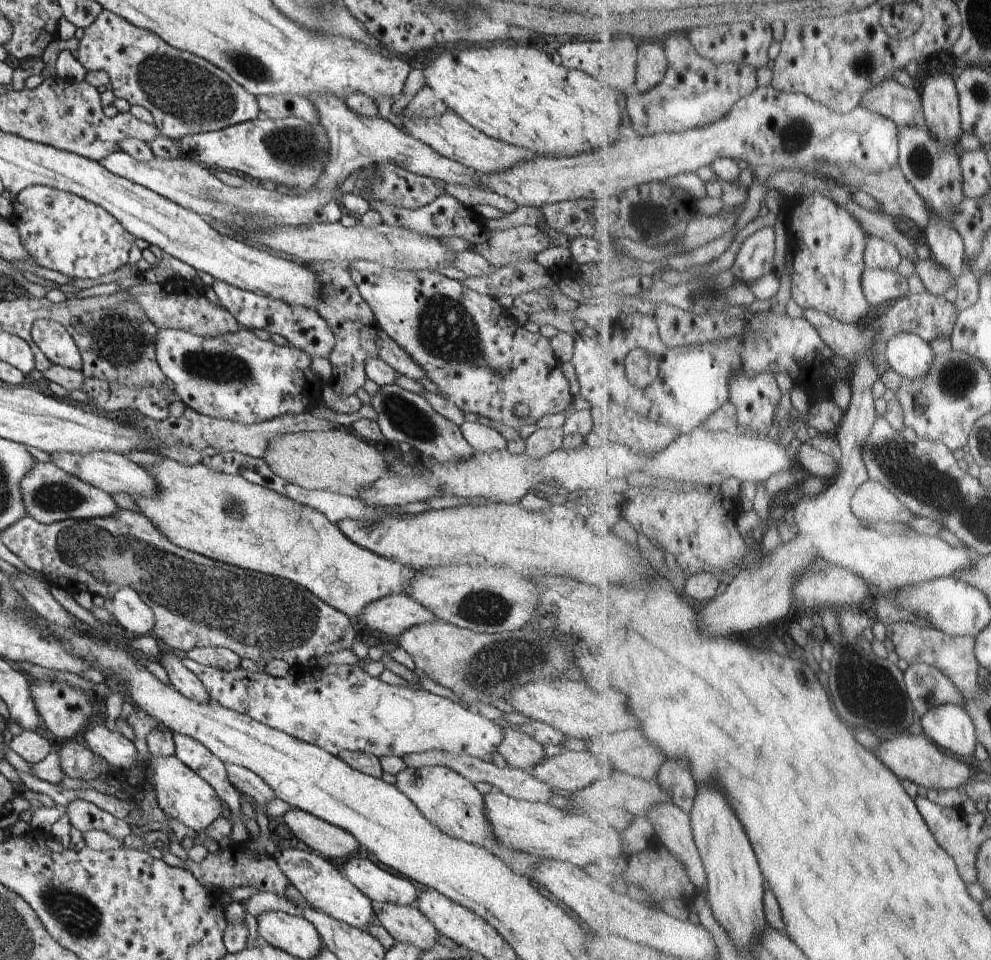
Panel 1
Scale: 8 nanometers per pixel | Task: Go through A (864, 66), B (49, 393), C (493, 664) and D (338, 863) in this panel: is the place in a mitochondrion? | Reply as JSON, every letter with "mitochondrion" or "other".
{"A":"mitochondrion","B":"other","C":"mitochondrion","D":"other"}

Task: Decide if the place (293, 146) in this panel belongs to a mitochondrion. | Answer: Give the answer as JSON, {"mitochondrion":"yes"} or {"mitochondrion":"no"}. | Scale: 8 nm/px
{"mitochondrion":"yes"}

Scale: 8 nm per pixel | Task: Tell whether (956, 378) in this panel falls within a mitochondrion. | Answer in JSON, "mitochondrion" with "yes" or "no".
{"mitochondrion":"yes"}

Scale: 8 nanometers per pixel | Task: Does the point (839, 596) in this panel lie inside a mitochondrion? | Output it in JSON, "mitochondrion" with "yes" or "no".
{"mitochondrion":"yes"}

